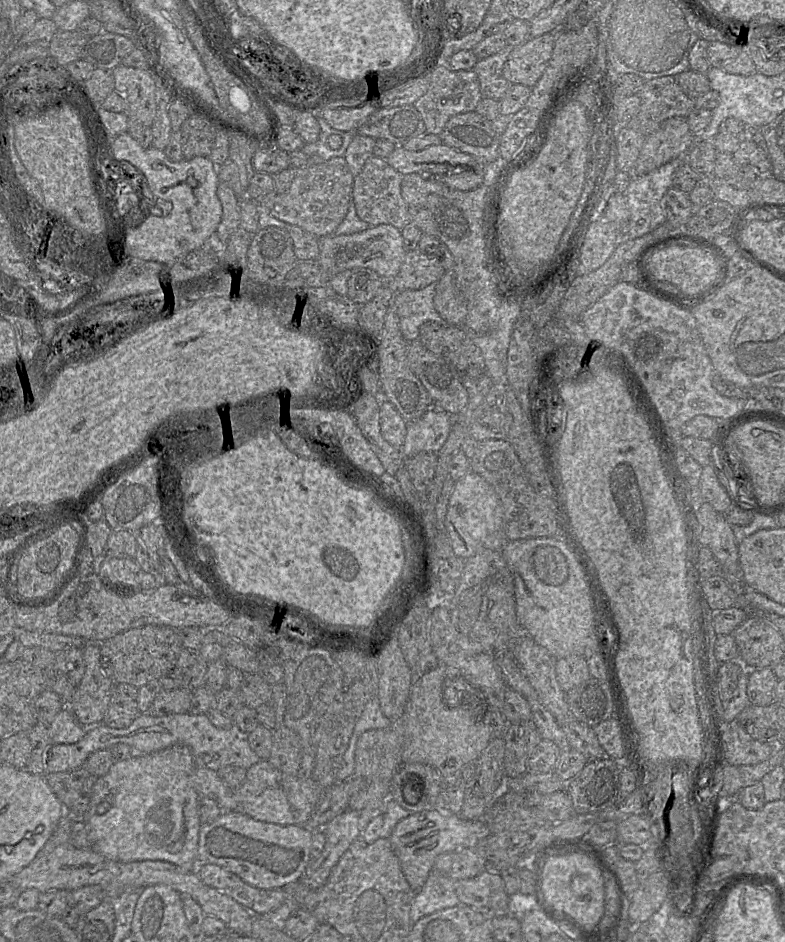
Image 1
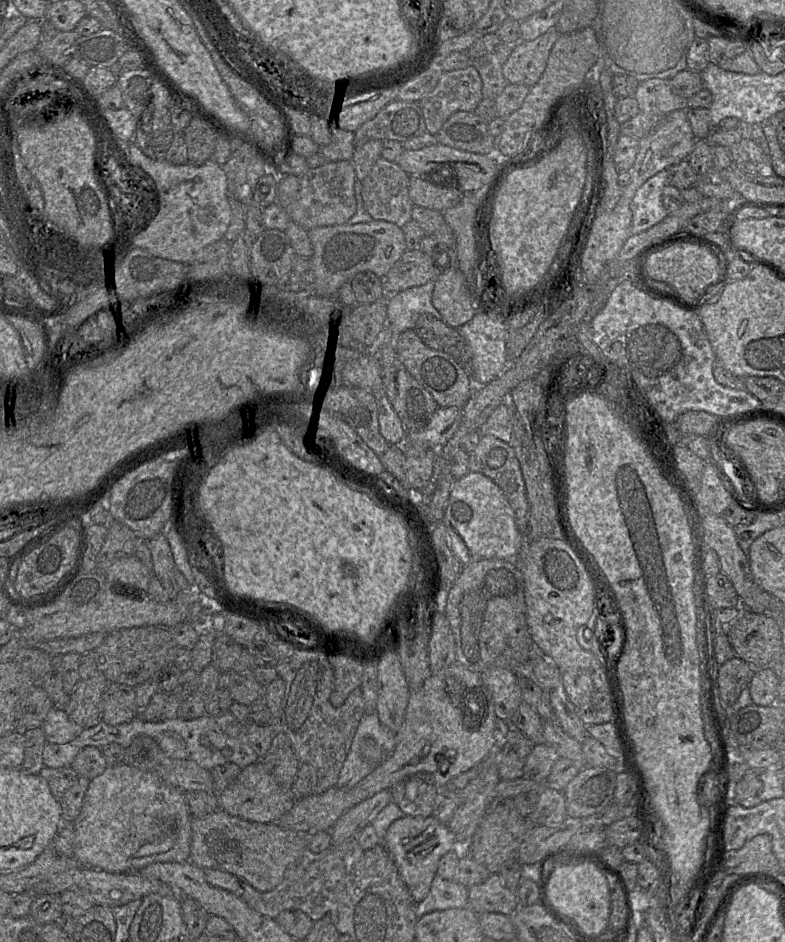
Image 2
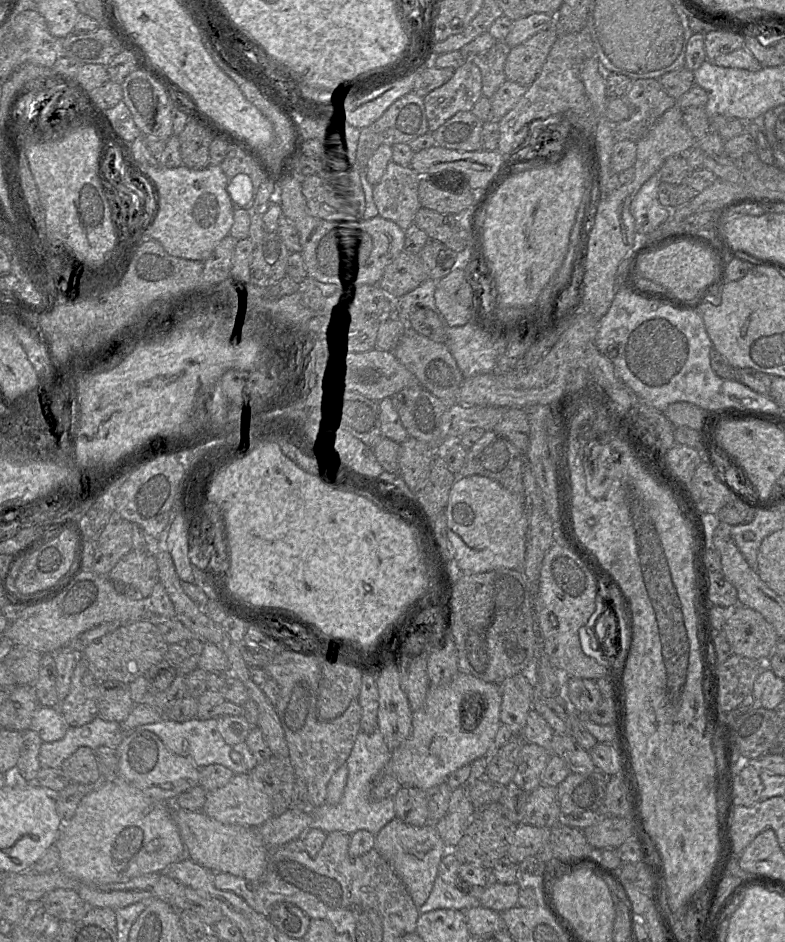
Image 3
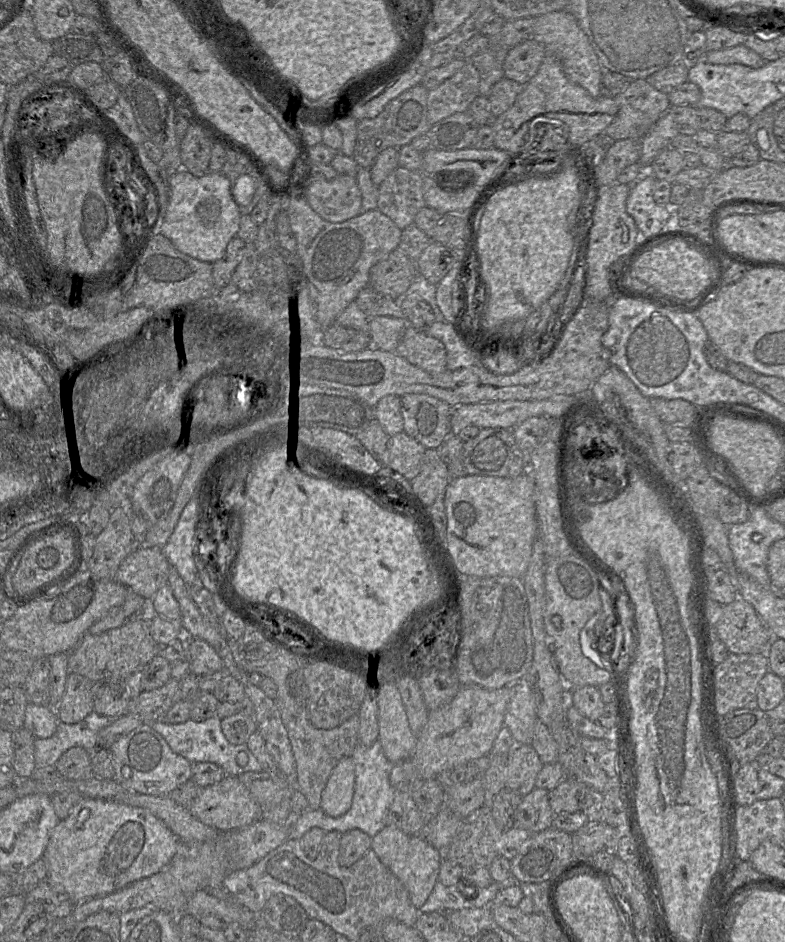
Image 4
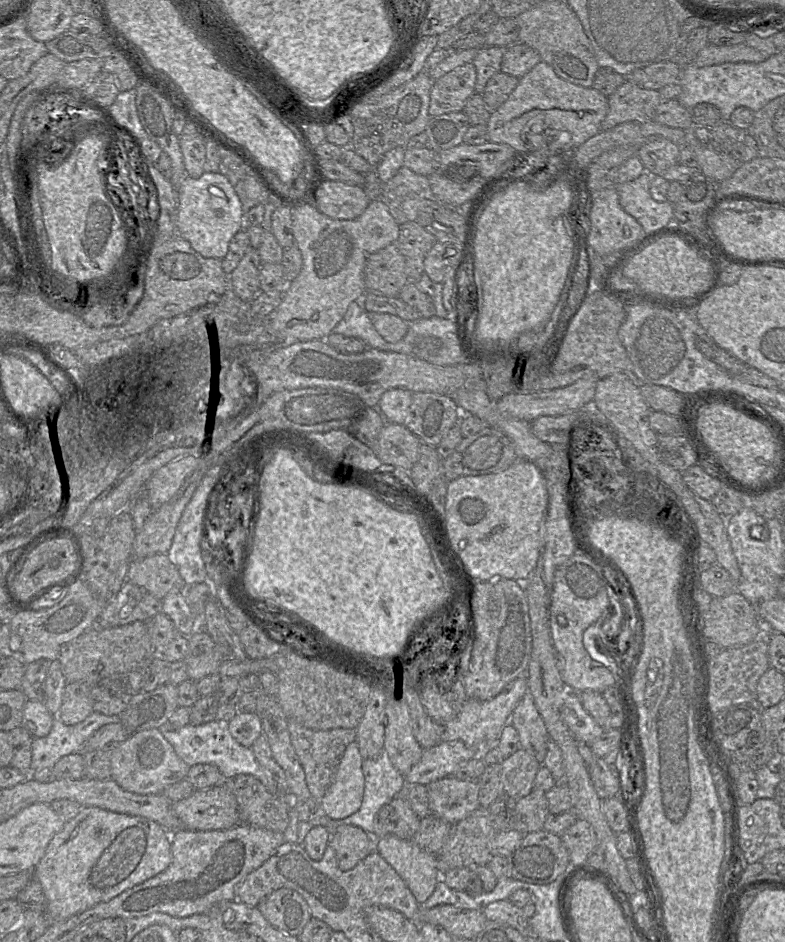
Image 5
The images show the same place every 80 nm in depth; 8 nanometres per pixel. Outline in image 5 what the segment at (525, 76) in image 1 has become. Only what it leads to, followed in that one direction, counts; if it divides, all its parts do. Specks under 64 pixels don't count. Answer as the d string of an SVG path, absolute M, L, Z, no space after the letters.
M516 42L506 47L500 71L520 79L540 61L541 57L535 49L525 43Z

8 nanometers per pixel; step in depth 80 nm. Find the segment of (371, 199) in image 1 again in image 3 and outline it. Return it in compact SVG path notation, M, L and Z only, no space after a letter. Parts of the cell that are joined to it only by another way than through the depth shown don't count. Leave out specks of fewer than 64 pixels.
M390 161L379 182L373 186L373 201L377 207L378 215L395 222L403 230L406 230L414 223L415 214L422 207L418 197L420 180L421 175L410 166L403 167Z

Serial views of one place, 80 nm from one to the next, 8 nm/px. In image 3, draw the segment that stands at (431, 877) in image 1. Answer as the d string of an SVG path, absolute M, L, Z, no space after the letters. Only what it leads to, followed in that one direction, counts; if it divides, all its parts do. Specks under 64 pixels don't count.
M439 875L436 877L430 895L419 907L419 914L437 909L456 909L465 911L480 905L480 895L483 887L472 886L462 891L457 883L446 883Z

